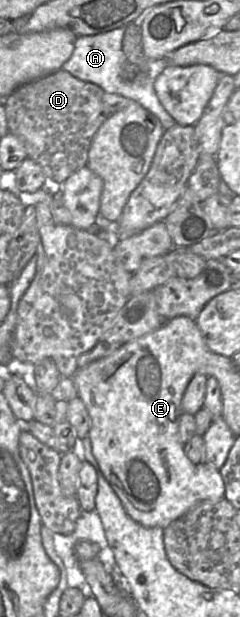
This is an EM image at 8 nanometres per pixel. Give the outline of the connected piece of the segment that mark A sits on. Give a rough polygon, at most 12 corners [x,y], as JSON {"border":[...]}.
{"border":[[126,26],[78,36],[61,69],[133,100],[164,130],[176,124],[154,81],[166,59],[124,78]]}

